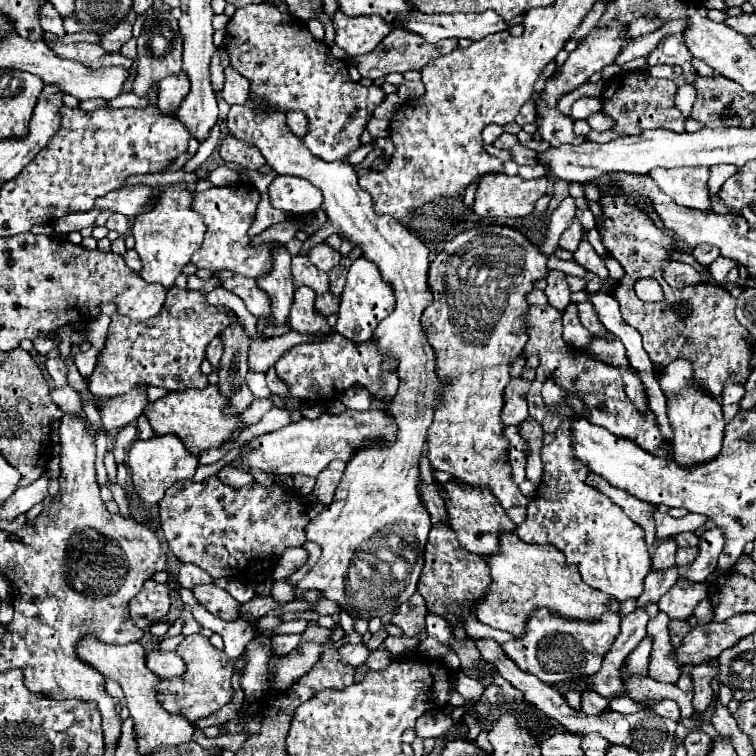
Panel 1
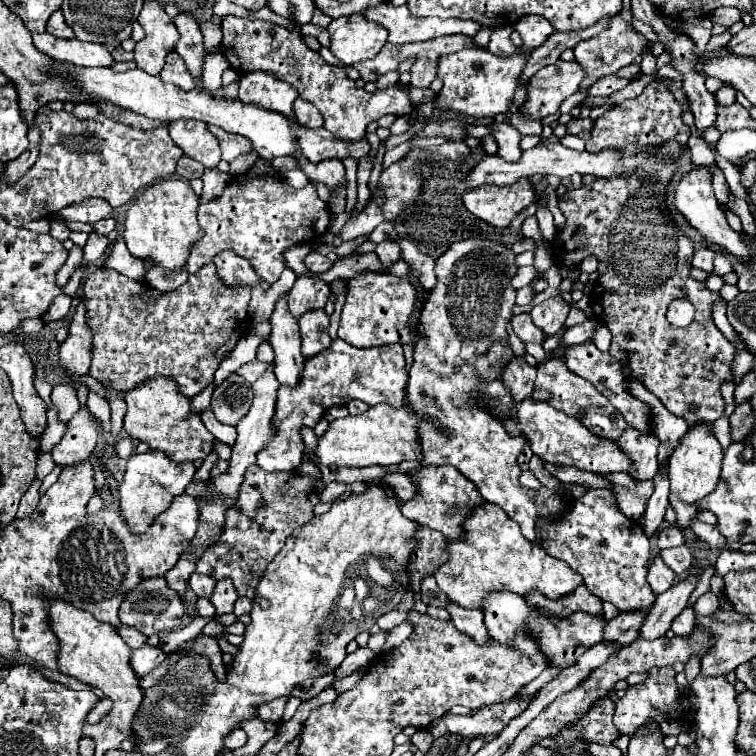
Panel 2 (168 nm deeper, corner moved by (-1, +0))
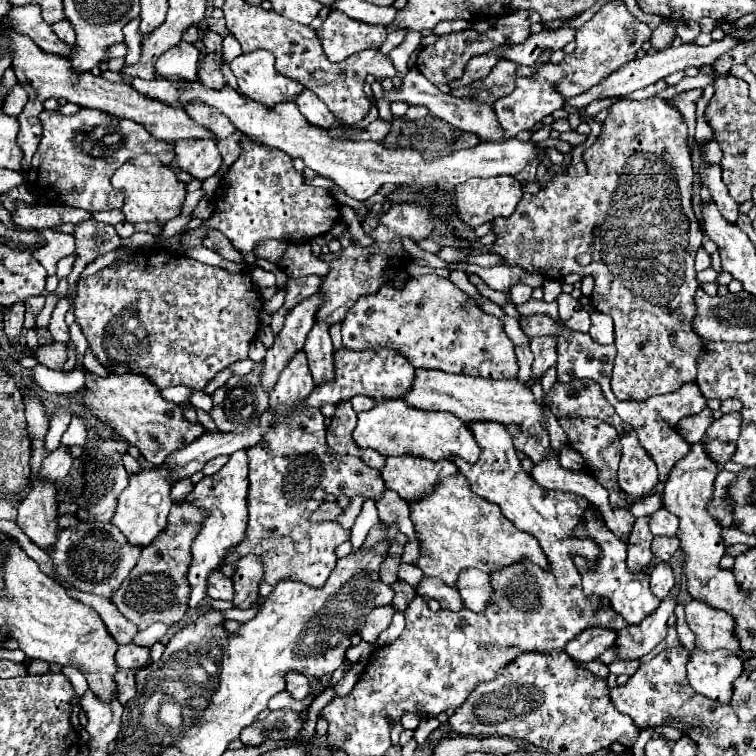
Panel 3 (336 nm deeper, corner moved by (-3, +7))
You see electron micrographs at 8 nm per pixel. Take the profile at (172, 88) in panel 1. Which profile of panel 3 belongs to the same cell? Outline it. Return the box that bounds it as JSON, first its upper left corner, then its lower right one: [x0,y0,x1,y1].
[156,42,198,80]

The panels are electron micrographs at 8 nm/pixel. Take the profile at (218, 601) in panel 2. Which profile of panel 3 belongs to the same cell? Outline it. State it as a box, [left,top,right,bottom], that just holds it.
[232,554,262,608]

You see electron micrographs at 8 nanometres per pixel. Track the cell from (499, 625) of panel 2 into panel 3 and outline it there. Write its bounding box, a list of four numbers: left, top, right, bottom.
[456,568,492,612]

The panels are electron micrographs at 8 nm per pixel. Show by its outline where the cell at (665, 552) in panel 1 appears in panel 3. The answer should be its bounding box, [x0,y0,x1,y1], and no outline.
[650,562,674,600]

